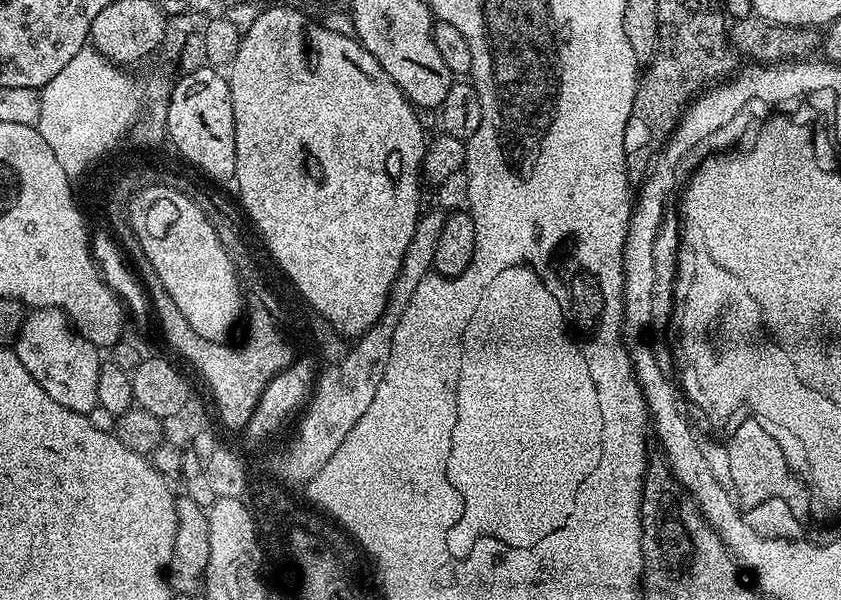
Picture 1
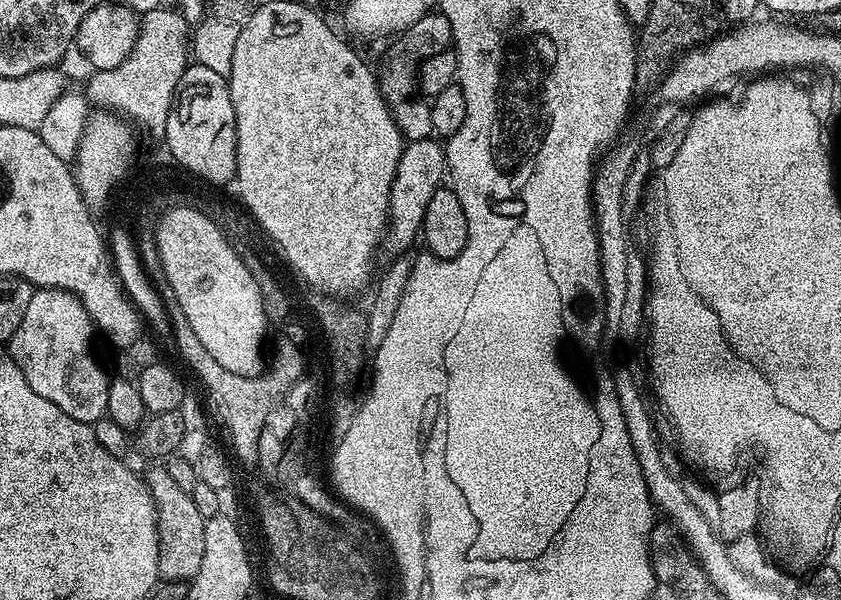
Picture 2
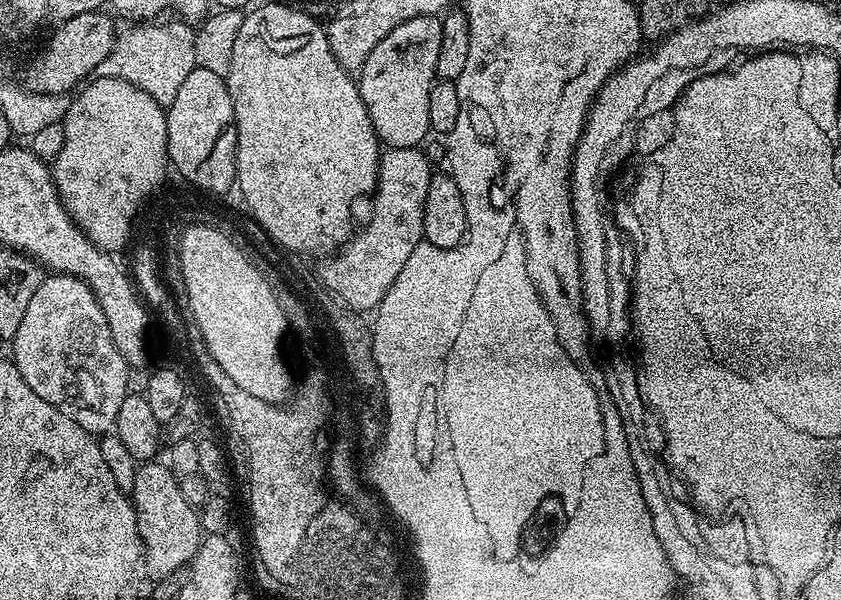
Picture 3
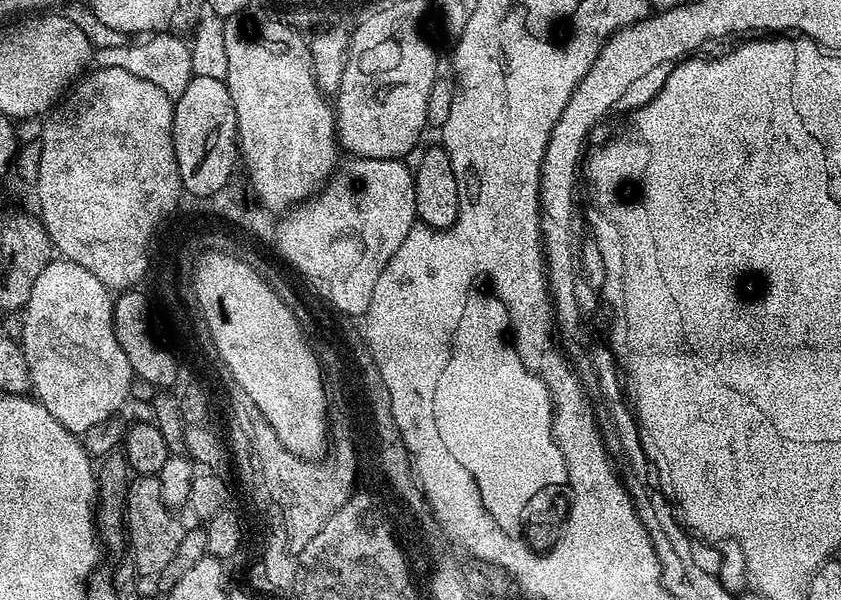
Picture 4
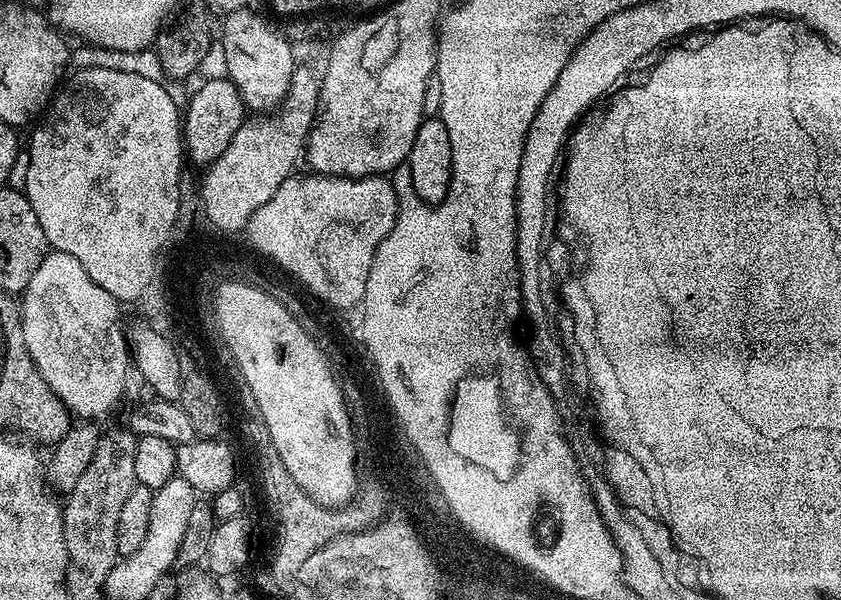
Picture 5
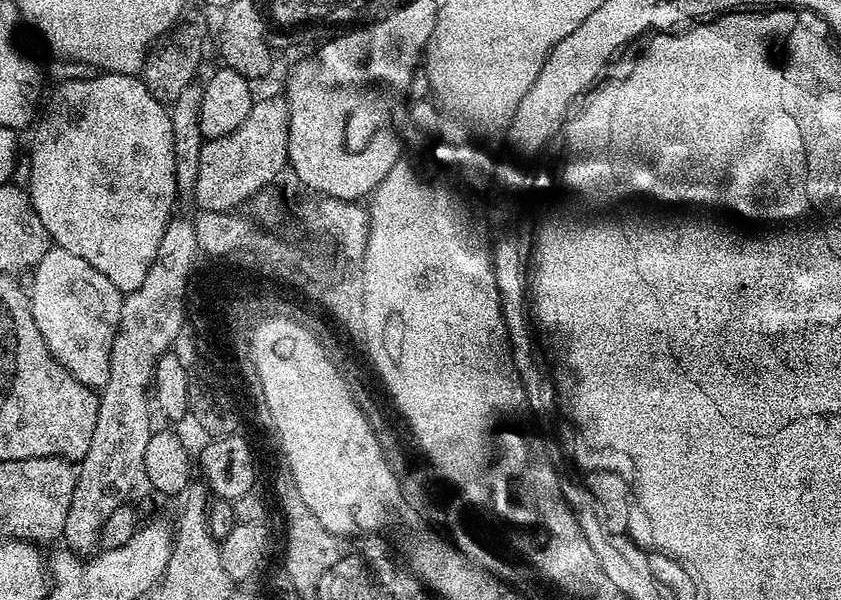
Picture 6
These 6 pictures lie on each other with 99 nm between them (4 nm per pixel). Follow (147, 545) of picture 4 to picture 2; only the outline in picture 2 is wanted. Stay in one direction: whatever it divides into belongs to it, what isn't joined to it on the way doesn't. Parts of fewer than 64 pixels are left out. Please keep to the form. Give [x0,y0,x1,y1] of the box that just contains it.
[145,464,205,581]

